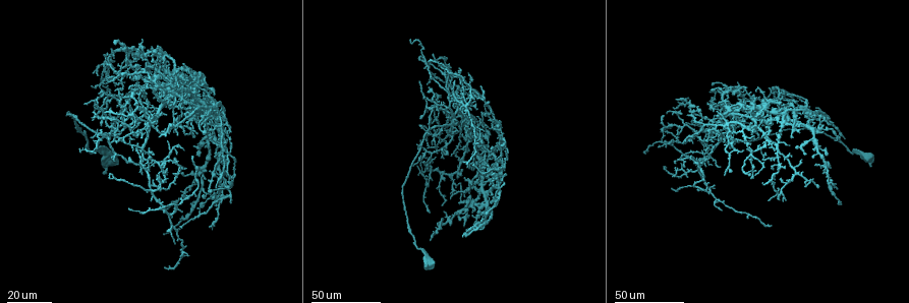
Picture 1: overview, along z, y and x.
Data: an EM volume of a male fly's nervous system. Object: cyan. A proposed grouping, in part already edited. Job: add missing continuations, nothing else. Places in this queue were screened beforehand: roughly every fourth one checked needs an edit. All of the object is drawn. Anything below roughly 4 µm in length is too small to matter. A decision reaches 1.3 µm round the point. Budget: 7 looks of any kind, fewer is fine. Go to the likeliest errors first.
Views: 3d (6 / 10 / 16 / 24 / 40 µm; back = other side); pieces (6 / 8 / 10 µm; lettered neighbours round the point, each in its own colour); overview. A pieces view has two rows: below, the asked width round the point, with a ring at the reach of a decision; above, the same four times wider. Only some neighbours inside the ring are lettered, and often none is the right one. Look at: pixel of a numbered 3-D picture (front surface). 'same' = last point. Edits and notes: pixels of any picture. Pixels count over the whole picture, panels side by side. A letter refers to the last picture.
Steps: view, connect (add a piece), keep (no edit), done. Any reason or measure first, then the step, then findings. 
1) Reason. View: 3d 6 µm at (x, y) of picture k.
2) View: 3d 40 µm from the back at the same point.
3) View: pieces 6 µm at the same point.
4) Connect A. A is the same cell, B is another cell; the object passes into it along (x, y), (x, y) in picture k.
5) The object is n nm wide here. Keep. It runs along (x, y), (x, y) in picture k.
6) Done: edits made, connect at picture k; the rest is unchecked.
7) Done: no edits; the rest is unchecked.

Branch stops here. View: 3d 24 µm at (129, 210) of picture 1.

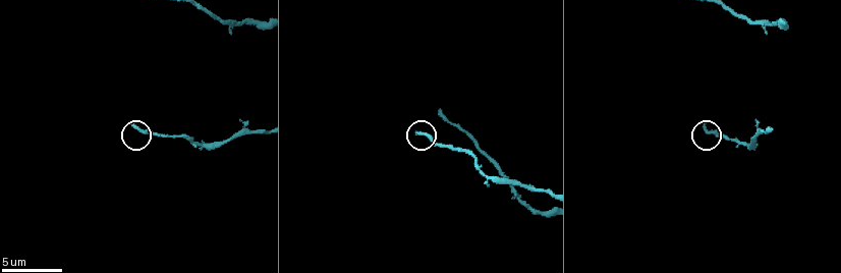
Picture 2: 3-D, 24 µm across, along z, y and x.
View: pieces 10 µm at (132, 124) of picture 2.

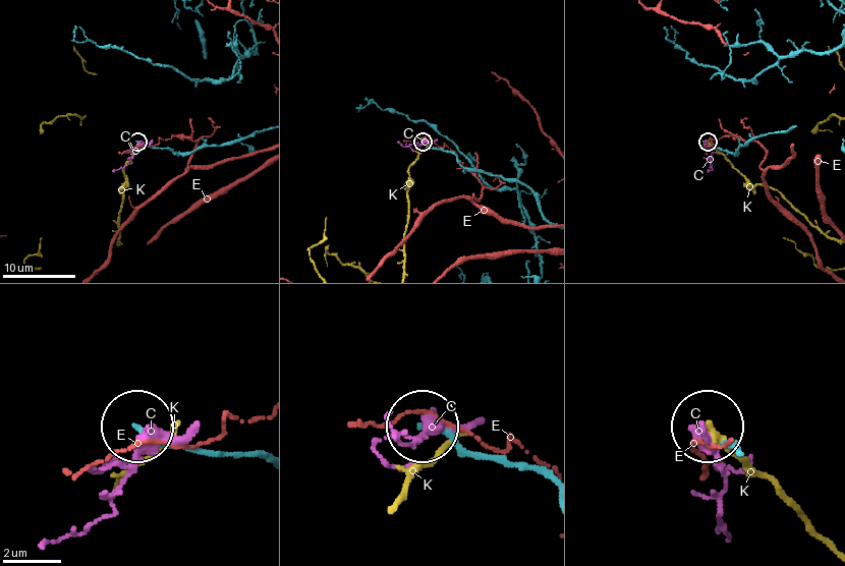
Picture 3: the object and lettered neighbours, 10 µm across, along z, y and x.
The object is 150 nm wide here. Keep. C, E and K are other cells; it runs along (258, 457), (192, 452), (136, 426) in picture 3; no lettered piece goes on from it.

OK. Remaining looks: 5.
End of a long branch. View: 3d 24 µm at (95, 105) of picture 1.

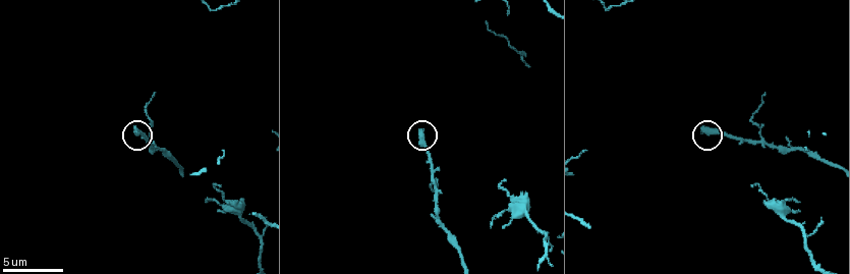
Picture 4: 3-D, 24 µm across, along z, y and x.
View: 3d 10 µm at (701, 127) of picture 4.

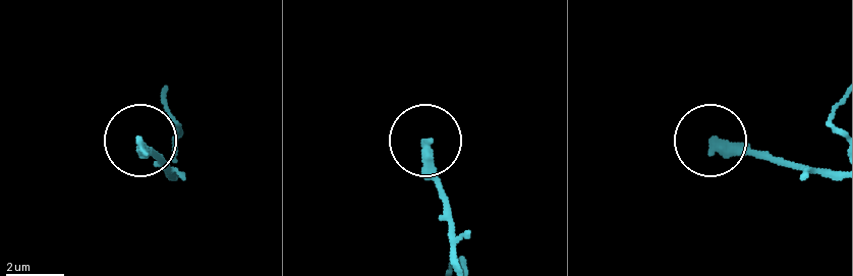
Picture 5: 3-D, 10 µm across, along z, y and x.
See the neighbours. View: pieces 10 µm at (717, 144) of picture 5.

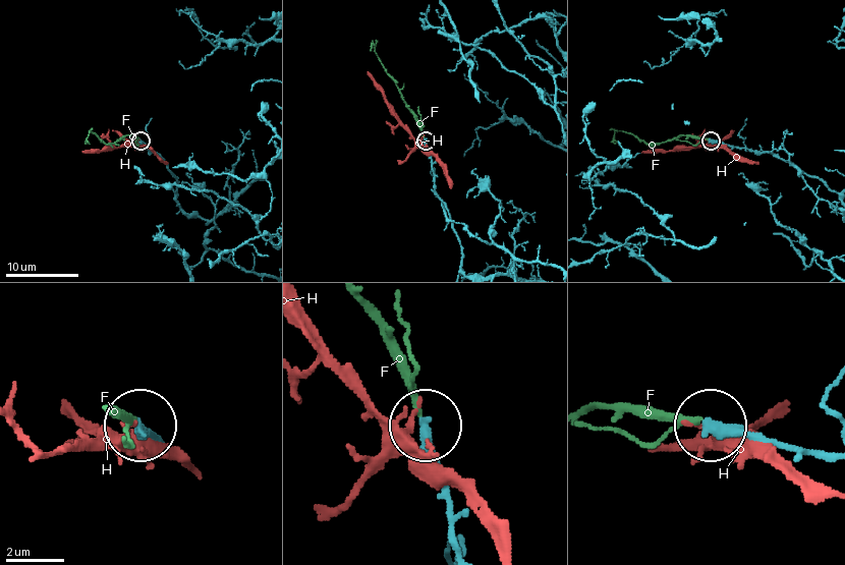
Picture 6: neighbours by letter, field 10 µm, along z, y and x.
The object is 360 nm wide here. Connect F. F is the same cell, H is another cell; it goes on there.

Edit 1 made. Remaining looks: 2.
Branch stops here. View: 3d 40 µm at (455, 214) of picture 1.

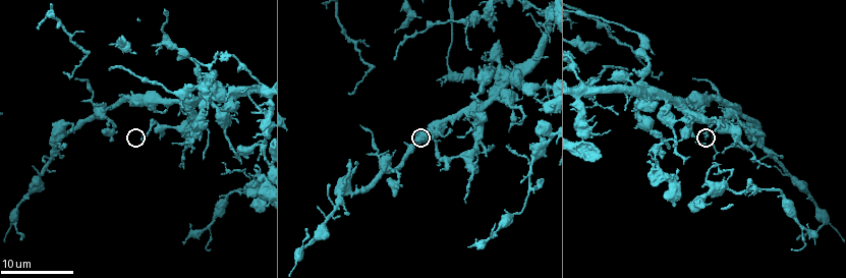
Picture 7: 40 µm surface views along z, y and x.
See the neighbours. View: pieces 10 µm at (426, 136) of picture 7.

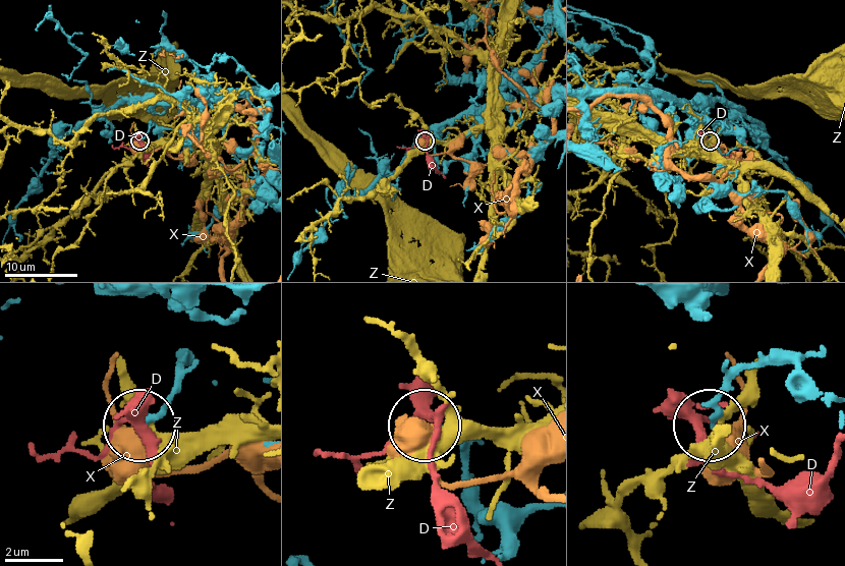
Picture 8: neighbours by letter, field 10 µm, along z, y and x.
Keep. D, X and Z are other cells; no lettered piece goes on from it.

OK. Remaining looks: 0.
Done: edits made, connect at picture 6; the rest is unchecked.

